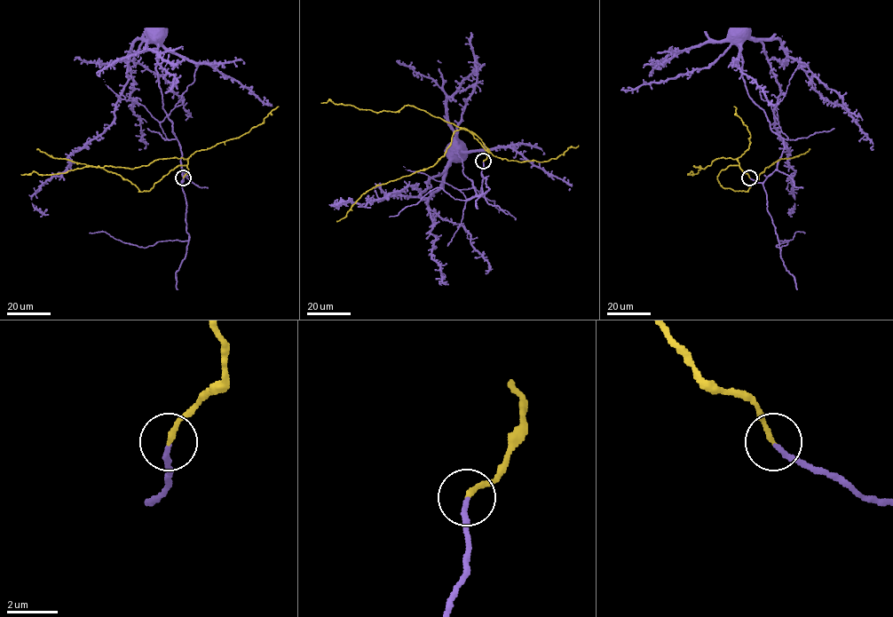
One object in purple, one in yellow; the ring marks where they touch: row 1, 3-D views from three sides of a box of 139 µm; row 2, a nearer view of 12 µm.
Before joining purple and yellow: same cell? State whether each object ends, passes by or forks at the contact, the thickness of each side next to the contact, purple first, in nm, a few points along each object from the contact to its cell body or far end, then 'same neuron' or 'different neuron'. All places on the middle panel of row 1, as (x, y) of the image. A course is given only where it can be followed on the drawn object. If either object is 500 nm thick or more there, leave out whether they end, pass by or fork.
purple ends there; yellow ends there; 190 nm thick on the purple side, 180 nm on the other; purple runs (483, 161), (479, 195), (458, 151), (424, 191), (407, 186), (364, 206), (331, 206), (348, 200); yellow runs (483, 161), (487, 151), (472, 135), (462, 128), (455, 130), (445, 154), (433, 166), (376, 185), (336, 221); same neuron

